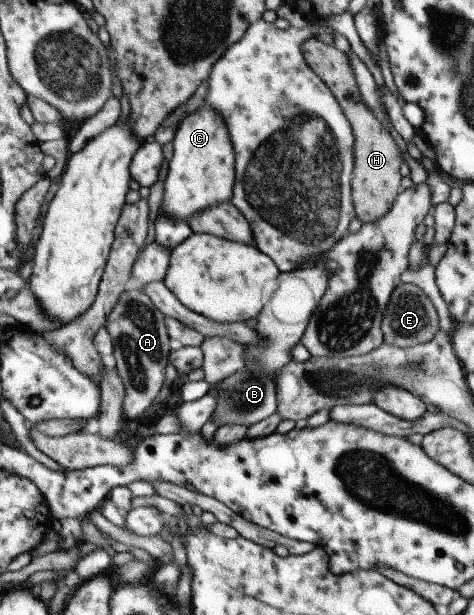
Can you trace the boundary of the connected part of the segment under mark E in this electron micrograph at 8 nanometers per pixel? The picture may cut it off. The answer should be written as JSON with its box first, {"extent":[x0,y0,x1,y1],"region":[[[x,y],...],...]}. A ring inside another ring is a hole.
{"extent":[382,283,440,349],"region":[[[400,283],[395,287],[395,293],[391,296],[390,305],[382,323],[387,343],[405,349],[423,345],[435,339],[440,327],[440,315],[437,307],[422,286],[413,283]]]}

